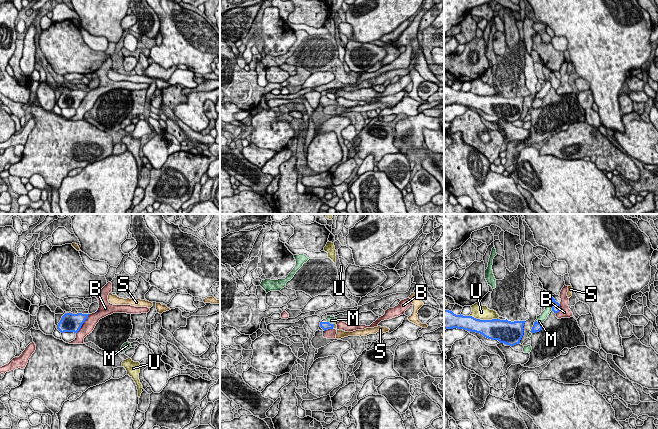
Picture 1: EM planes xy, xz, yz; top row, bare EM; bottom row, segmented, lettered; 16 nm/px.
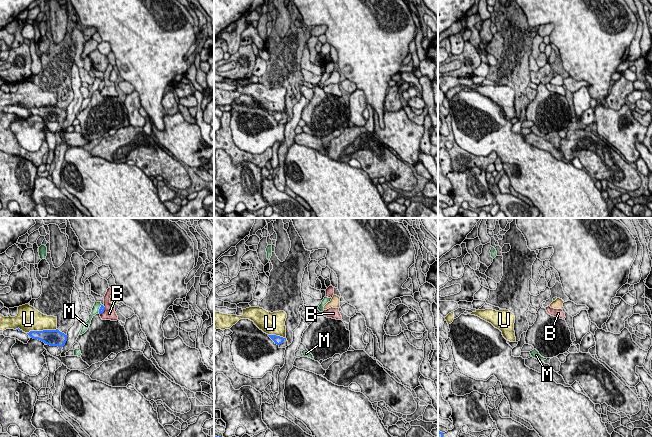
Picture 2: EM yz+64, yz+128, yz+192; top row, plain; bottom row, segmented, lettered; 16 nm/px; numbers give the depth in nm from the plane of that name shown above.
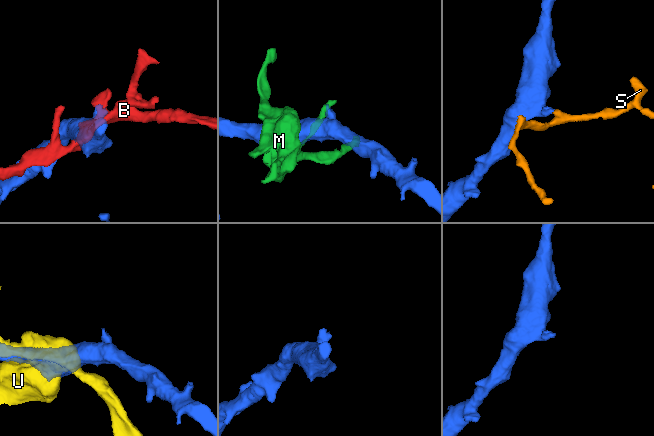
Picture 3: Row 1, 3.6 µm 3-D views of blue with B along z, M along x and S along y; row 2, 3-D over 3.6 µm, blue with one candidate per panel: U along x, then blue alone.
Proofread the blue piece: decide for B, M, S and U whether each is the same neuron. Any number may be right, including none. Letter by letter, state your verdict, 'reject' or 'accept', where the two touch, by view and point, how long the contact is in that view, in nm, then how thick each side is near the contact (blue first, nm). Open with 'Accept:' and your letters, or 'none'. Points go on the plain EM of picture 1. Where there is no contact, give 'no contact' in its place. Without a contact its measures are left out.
Accept: S
B: reject | xy (82, 99) | 380 nm | 300/200 nm
M: reject | yz (539, 99) | 140 nm | 140/130 nm
S: accept | xz (333, 102) | 90 nm | 130/130 nm
U: reject | yz (484, 96) | 460 nm | 340/240 nm

